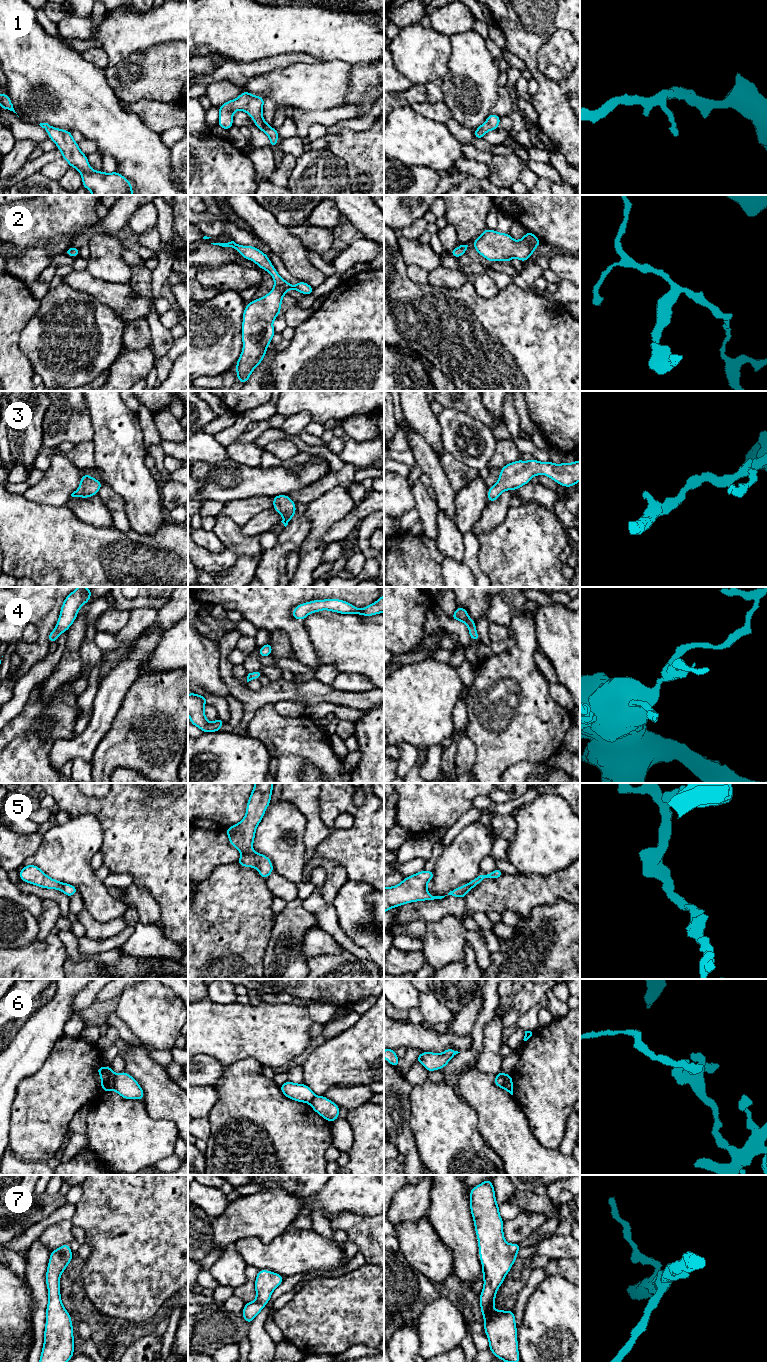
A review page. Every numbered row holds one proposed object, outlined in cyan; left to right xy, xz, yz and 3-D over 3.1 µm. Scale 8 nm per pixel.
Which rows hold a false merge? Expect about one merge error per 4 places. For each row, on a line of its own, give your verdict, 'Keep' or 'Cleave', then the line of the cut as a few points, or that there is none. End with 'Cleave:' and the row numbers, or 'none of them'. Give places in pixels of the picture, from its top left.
1: Keep. No split
2: Keep. No split
3: Keep. No split
4: Keep. No split
5: Keep. No split
6: Cleave. Split along xy (116, 1074), (113, 1089)
7: Keep. No split
Cleave: 6

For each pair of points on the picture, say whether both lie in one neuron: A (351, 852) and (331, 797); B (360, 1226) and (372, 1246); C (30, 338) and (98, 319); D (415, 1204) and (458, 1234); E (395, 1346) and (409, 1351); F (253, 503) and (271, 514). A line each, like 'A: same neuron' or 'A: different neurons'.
A: same neuron
B: same neuron
C: same neuron
D: different neurons
E: same neuron
F: different neurons

